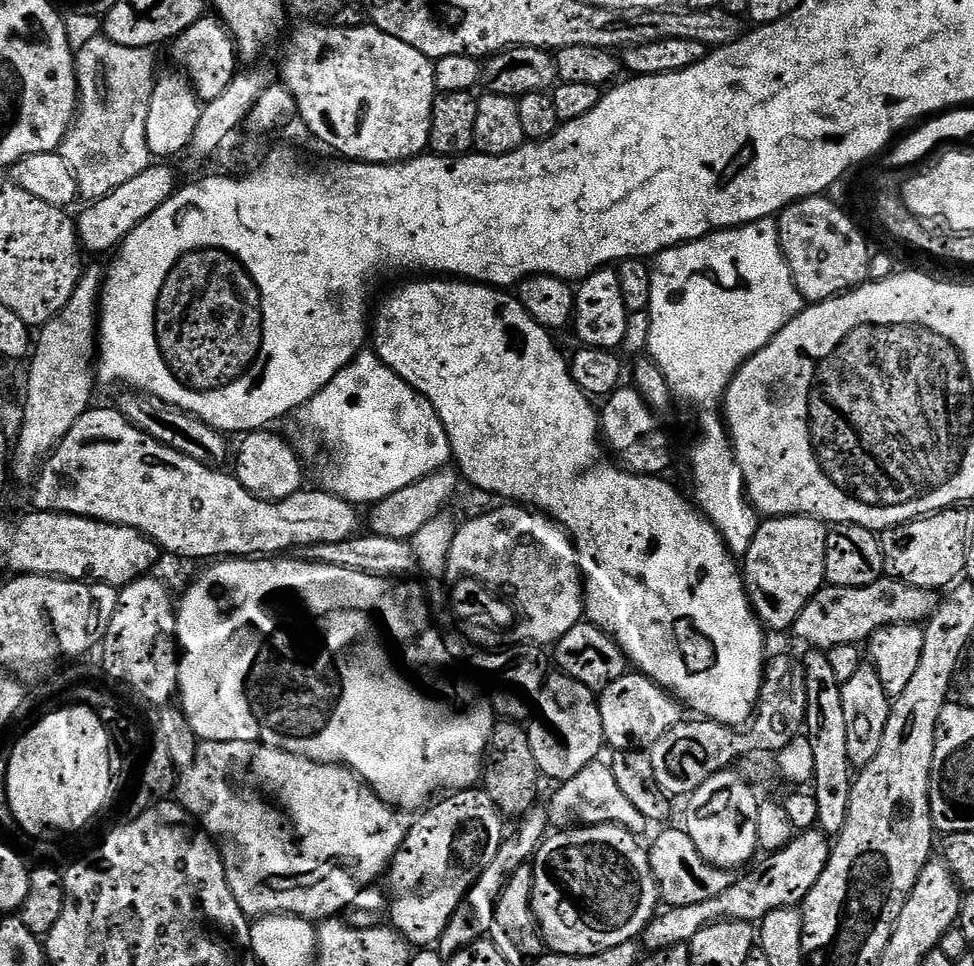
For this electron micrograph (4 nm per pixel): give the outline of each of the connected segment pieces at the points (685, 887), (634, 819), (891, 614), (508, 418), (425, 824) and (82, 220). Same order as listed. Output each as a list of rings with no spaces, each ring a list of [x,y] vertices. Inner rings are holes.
[[[683,827],[668,828],[658,833],[656,841],[648,848],[648,857],[660,890],[660,900],[670,908],[710,902],[710,898],[718,898],[718,894],[725,892],[734,879],[731,871],[714,866],[698,852],[698,846],[694,846]]]
[[[593,762],[577,767],[577,772],[546,801],[549,825],[556,830],[567,830],[593,824],[618,824],[629,832],[640,828],[647,833],[650,822],[646,814],[641,814],[626,798],[626,794],[622,794],[618,778],[614,778],[611,767],[607,763],[600,763]]]
[[[881,578],[861,588],[834,588],[825,586],[806,602],[798,614],[794,633],[805,640],[812,650],[827,650],[839,644],[863,645],[872,633],[891,624],[920,624],[935,612],[942,599],[939,591],[910,586],[901,580]]]
[[[459,278],[409,280],[412,281],[402,285],[377,312],[375,309],[374,319],[370,324],[370,344],[383,364],[390,366],[390,370],[397,372],[415,392],[425,396],[432,403],[432,409],[438,414],[448,440],[452,443],[455,463],[460,463],[459,473],[462,476],[464,474],[474,487],[481,488],[492,496],[501,496],[504,499],[501,501],[515,502],[517,505],[539,510],[545,516],[552,517],[568,531],[576,549],[576,556],[580,559],[580,569],[584,578],[584,615],[591,623],[597,624],[619,642],[620,648],[635,671],[641,676],[650,677],[656,684],[661,684],[663,688],[668,689],[681,705],[688,707],[689,704],[696,711],[693,713],[697,717],[716,720],[720,724],[747,725],[753,719],[760,687],[763,686],[766,632],[748,598],[741,569],[737,561],[736,564],[732,561],[735,560],[733,553],[729,552],[719,529],[691,499],[688,501],[682,493],[676,492],[674,485],[659,480],[656,474],[641,474],[636,470],[625,470],[619,463],[616,465],[604,460],[606,448],[602,443],[602,420],[598,415],[597,405],[595,408],[592,405],[595,403],[588,393],[583,392],[574,382],[569,361],[556,349],[555,342],[548,337],[551,336],[549,329],[541,326],[521,306],[519,299],[511,291]]]
[[[473,786],[453,791],[440,799],[437,799],[427,810],[421,811],[420,817],[417,815],[413,819],[412,829],[406,834],[402,846],[396,852],[396,857],[392,859],[386,872],[386,880],[392,884],[392,896],[390,892],[391,927],[402,933],[405,940],[412,946],[432,946],[439,941],[454,910],[458,910],[458,906],[464,901],[466,894],[482,874],[482,870],[490,866],[494,854],[498,854],[501,844],[506,839],[505,817],[496,807],[496,803],[490,798],[488,792]]]
[[[153,162],[146,170],[142,170],[142,174],[138,174],[138,178],[122,182],[118,190],[110,190],[110,194],[84,206],[88,208],[81,210],[80,217],[77,215],[74,223],[80,247],[85,253],[108,251],[111,253],[119,249],[126,237],[134,230],[134,226],[146,222],[146,218],[150,218],[150,214],[154,214],[154,210],[158,210],[162,202],[169,200],[178,191],[176,172],[168,164],[171,163]]]

